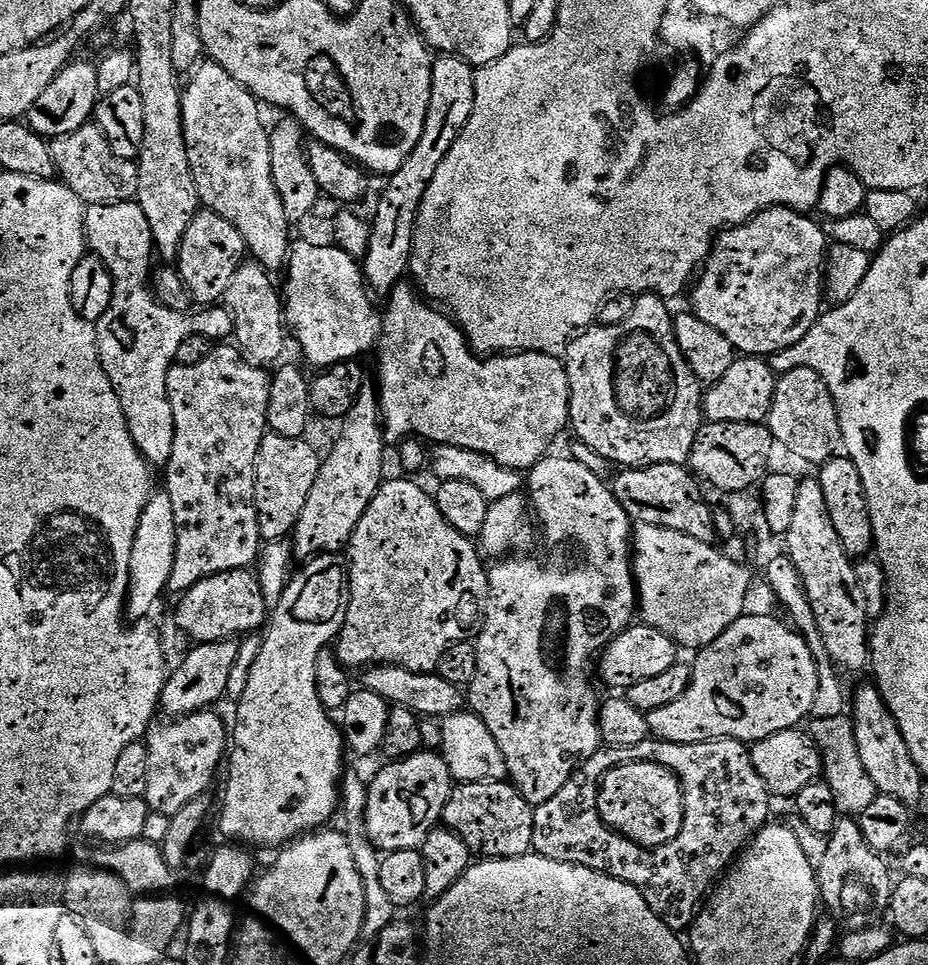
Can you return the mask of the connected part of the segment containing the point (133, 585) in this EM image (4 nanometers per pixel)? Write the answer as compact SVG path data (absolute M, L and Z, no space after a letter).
M160 490L144 507L140 525L134 538L128 571L128 598L126 612L129 617L144 620L156 608L156 603L168 592L170 574L176 557L176 523L174 510L167 491Z

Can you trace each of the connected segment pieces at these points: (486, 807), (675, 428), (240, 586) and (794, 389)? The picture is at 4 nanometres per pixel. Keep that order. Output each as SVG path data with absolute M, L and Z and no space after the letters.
M487 780L477 784L457 783L443 814L443 823L465 843L471 855L486 856L489 861L515 861L533 851L534 826L538 823L533 805L516 785L503 780Z
M640 294L635 297L636 309L624 322L618 325L591 326L583 330L572 340L566 353L566 367L568 369L568 381L570 382L570 394L572 401L568 407L571 431L576 431L576 436L592 452L597 452L604 460L613 460L616 464L622 464L625 469L644 469L656 464L681 464L689 463L692 447L697 436L700 435L706 416L702 411L702 385L699 378L690 370L686 358L676 341L676 326L673 313L668 313L668 308L663 299L655 294Z
M251 571L223 572L217 576L198 582L190 591L179 597L180 605L176 608L176 624L197 645L217 645L221 641L241 638L255 628L263 629L266 624L266 603L259 579Z
M795 368L783 373L776 384L776 398L767 425L777 445L789 448L800 460L823 466L841 451L844 436L840 432L840 415L826 382L812 368Z

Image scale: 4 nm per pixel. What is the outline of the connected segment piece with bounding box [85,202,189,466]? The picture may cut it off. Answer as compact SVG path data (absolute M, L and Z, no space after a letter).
M139 203L120 204L106 208L103 212L89 211L85 215L85 237L89 249L105 264L113 282L112 307L102 314L94 324L96 330L96 351L108 375L108 380L120 399L126 418L130 438L134 438L136 448L149 465L167 465L174 450L174 410L168 401L168 373L172 371L180 356L180 348L189 334L184 328L187 315L171 312L156 299L151 287L144 288L144 279L152 272L150 260L154 257L154 245L149 223L142 214Z

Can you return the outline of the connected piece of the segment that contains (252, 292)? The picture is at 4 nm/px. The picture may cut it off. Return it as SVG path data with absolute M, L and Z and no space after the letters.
M258 262L248 263L241 263L239 270L234 274L224 295L223 303L235 320L234 340L244 357L252 364L269 366L268 364L273 363L272 365L275 365L284 352L286 304L281 293L280 296L276 293L276 288L272 285L273 277L268 269Z

